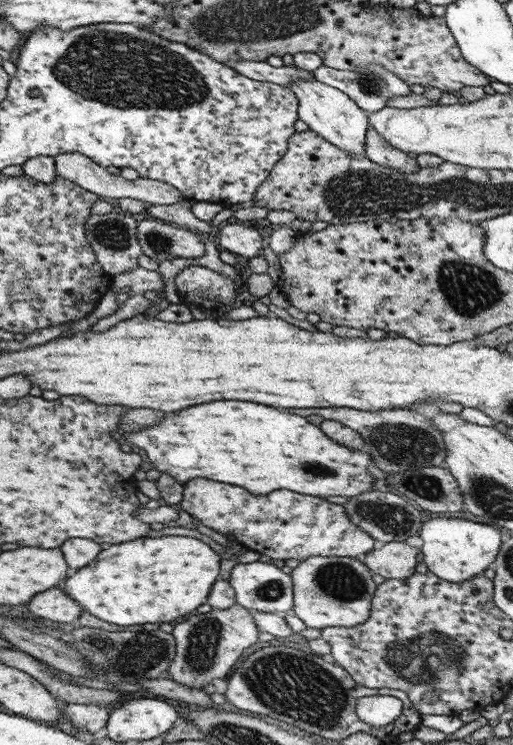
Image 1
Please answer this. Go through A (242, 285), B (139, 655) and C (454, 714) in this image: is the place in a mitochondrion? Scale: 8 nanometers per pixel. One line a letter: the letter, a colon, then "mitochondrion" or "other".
A: other
B: mitochondrion
C: other

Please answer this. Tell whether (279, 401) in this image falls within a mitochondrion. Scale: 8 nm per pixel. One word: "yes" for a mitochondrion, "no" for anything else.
no

